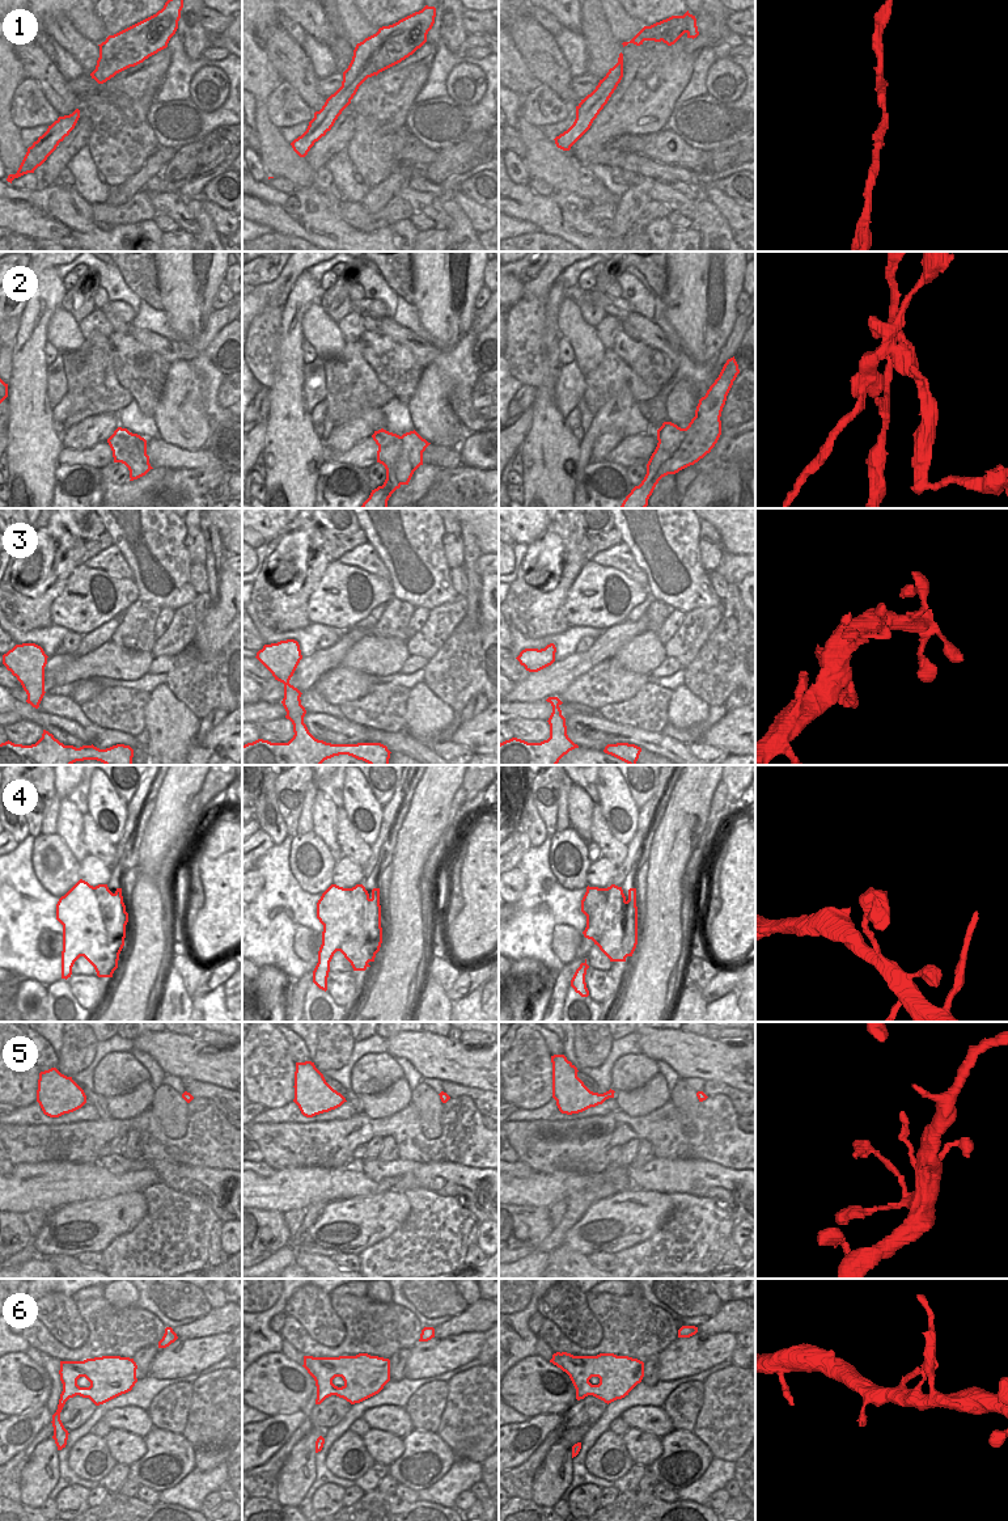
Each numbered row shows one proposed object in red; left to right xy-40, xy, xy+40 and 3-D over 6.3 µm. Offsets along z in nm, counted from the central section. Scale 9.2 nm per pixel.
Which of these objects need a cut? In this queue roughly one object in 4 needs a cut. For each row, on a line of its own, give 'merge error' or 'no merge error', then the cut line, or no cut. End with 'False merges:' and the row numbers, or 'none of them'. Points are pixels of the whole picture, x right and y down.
1: no merge error; no cut
2: merge error; cut in xy along (402, 436), (401, 453), (392, 460), (386, 469)
3: no merge error; no cut
4: no merge error; no cut
5: no merge error; no cut
6: no merge error; no cut
False merges: 2

